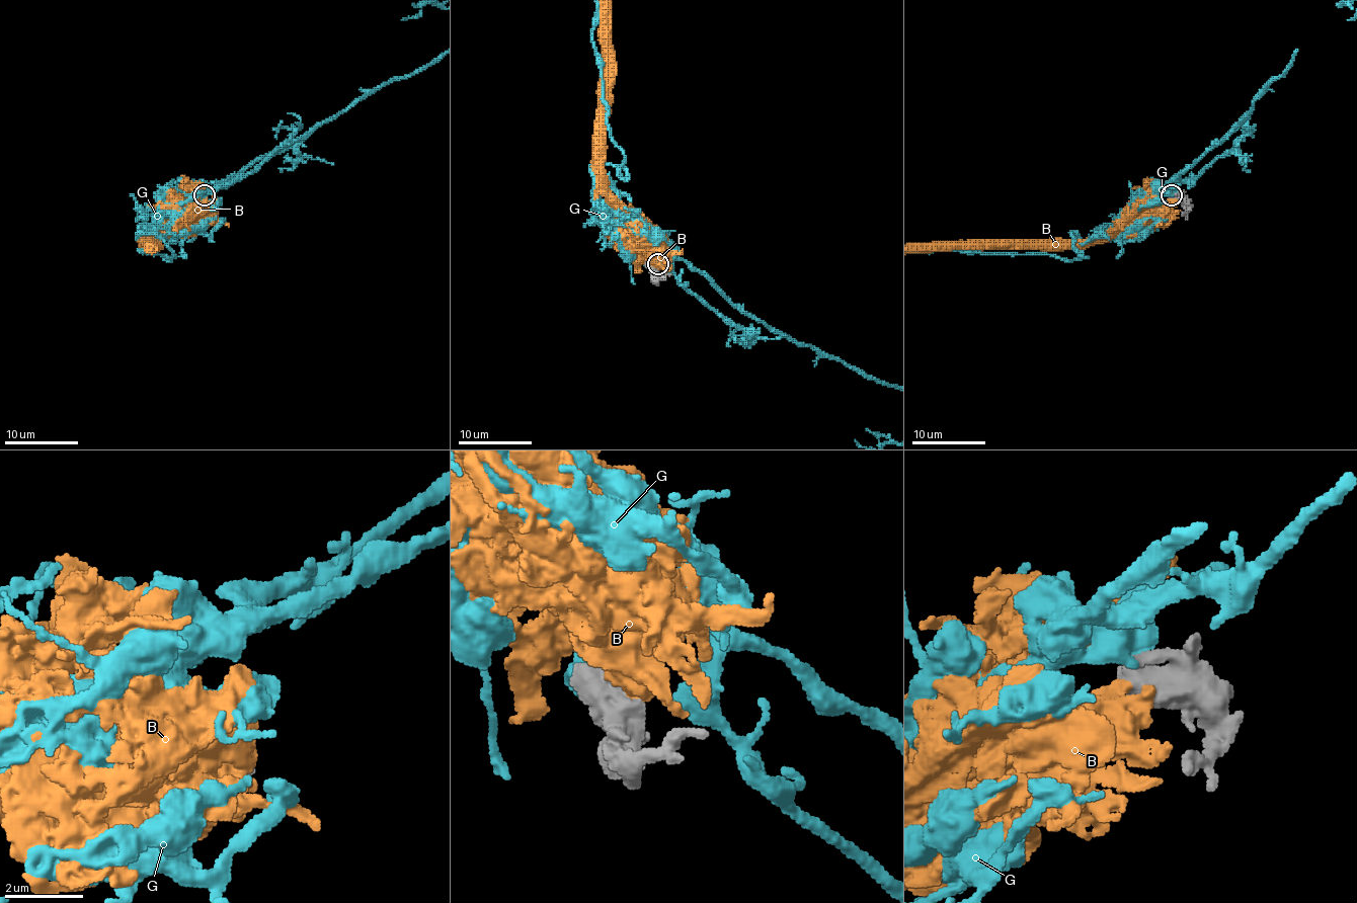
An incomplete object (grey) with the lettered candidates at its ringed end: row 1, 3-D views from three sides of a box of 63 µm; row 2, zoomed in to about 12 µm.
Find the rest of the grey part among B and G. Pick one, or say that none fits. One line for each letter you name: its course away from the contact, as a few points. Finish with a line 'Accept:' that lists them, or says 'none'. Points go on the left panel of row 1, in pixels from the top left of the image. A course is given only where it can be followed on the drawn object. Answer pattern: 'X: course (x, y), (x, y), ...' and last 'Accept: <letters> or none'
Accept: G

